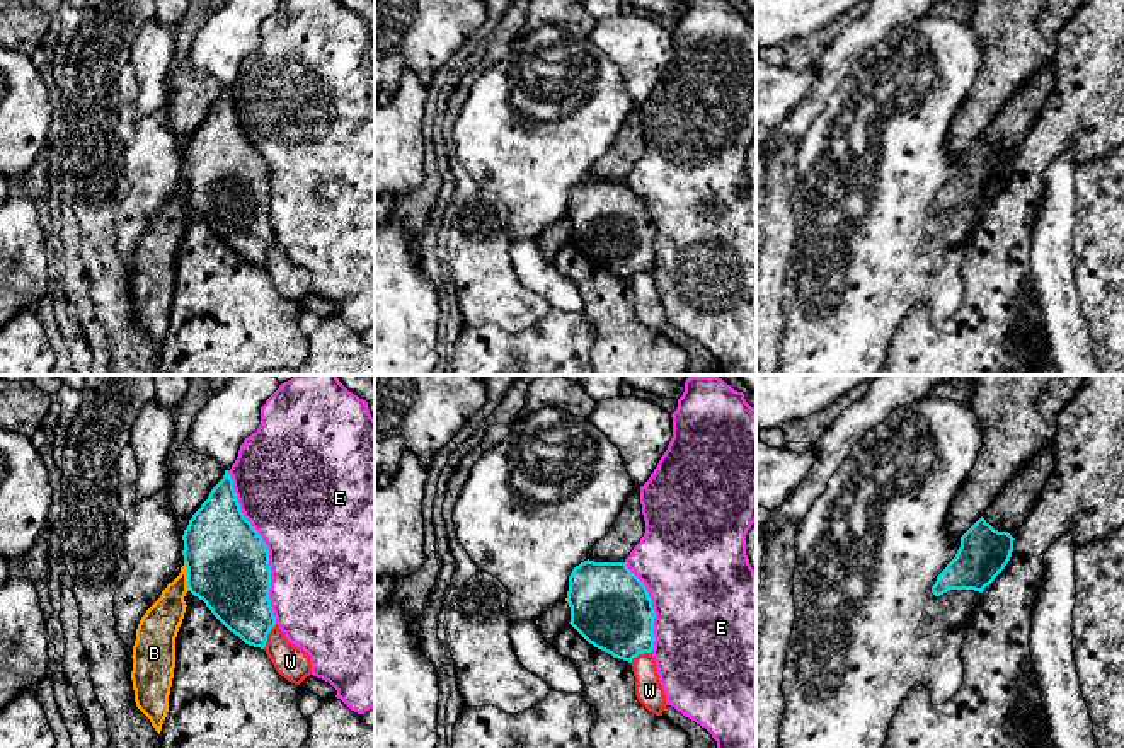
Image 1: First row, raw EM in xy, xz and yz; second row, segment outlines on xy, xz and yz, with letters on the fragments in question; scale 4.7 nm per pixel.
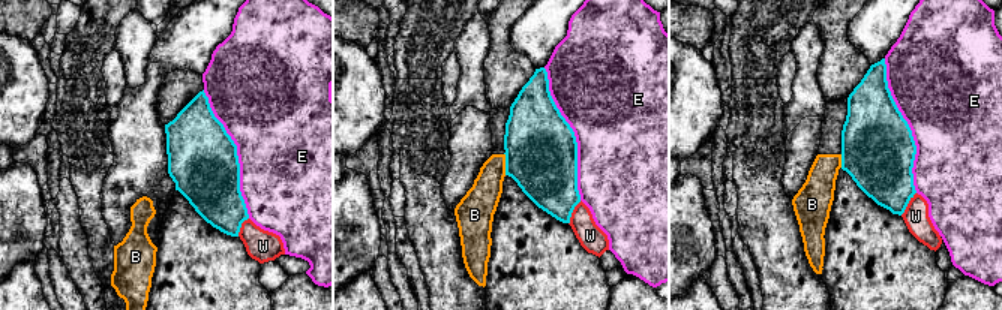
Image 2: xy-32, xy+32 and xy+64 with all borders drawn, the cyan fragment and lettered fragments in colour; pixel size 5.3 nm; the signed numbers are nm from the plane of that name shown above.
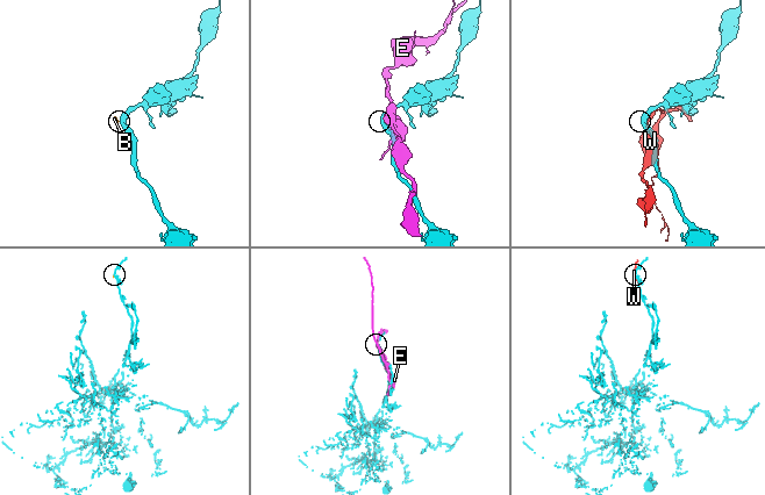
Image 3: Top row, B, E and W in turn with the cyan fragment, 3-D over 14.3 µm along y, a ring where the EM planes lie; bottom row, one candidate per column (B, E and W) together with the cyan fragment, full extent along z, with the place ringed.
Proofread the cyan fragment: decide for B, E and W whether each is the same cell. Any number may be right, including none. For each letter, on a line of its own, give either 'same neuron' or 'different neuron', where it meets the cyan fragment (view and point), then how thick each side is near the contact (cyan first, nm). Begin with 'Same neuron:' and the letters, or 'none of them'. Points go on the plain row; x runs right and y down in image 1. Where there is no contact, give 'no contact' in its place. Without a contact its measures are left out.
Same neuron: none of them
B: different neuron; contact xy (188, 195); calibres 380 and 170 nm
E: different neuron; contact xy (266, 166); calibres 380 and 500 nm
W: different neuron; contact xy (266, 254); calibres 300 and 160 nm

